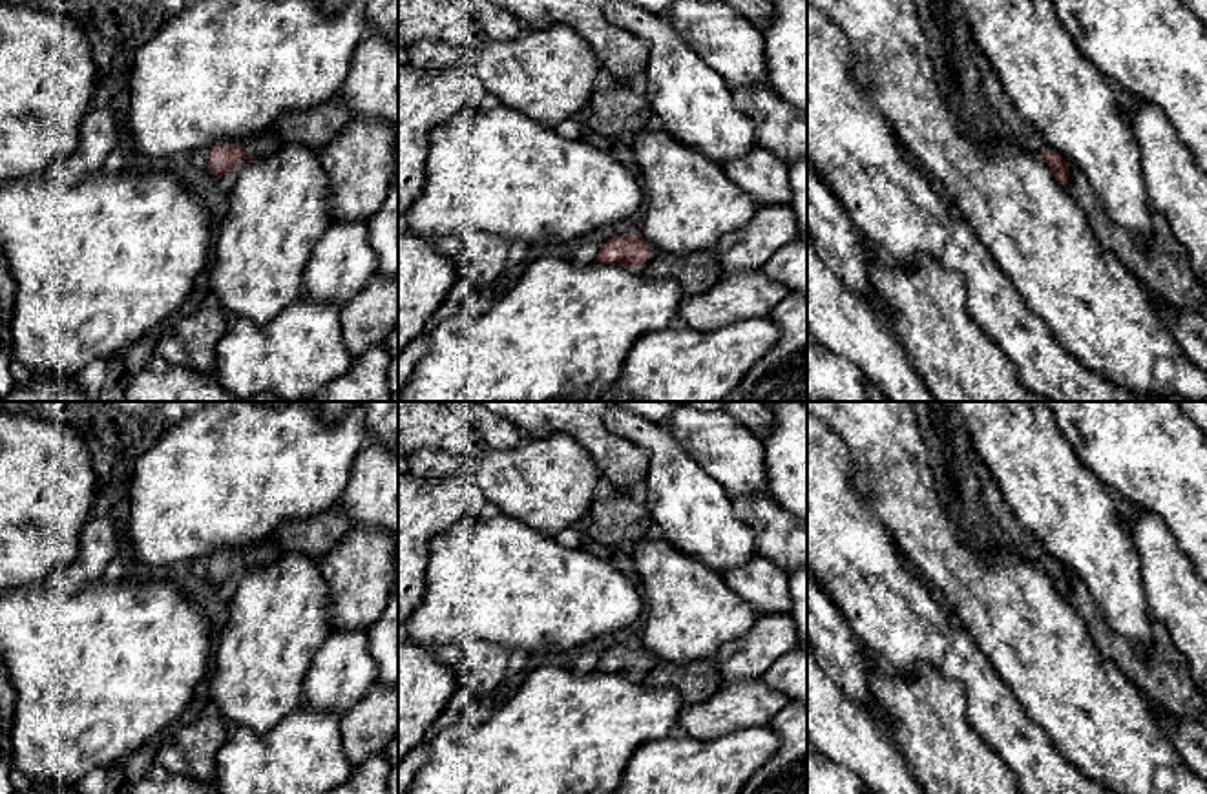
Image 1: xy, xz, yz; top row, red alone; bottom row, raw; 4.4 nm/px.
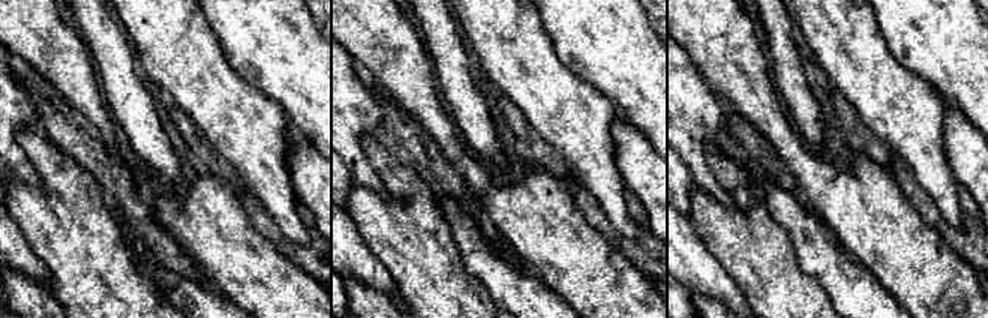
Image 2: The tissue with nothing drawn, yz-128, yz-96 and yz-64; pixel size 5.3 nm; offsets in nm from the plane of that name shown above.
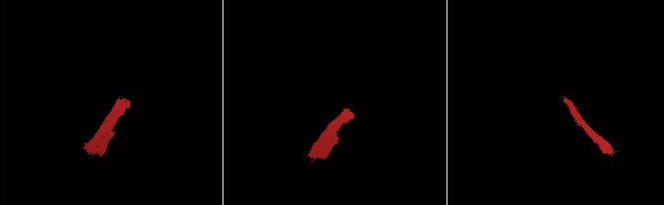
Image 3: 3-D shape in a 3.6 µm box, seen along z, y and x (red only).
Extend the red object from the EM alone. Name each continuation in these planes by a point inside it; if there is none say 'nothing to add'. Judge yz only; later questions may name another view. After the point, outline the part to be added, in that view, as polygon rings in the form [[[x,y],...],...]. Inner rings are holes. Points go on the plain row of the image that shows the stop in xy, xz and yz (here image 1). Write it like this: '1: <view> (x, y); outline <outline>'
1: yz (1014, 532); outline [[[984,478],[981,480],[981,493],[990,515],[997,520],[1002,531],[1002,540],[1006,540],[1015,551],[1023,557],[1041,564],[1046,560],[1055,560],[1037,540],[1034,533],[1030,533],[1013,515],[1013,511],[1002,500],[1001,489],[995,480]],[[1055,560],[1057,562],[1057,560]],[[1057,562],[1059,564],[1059,562]]]

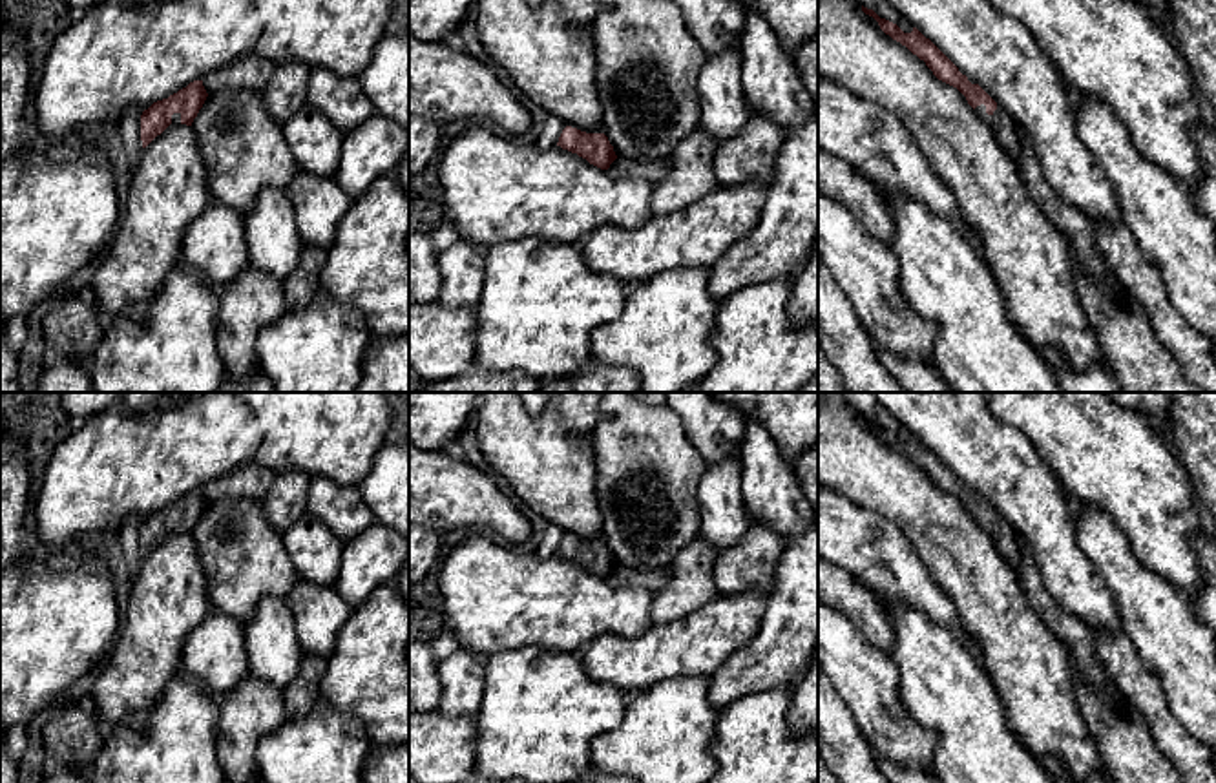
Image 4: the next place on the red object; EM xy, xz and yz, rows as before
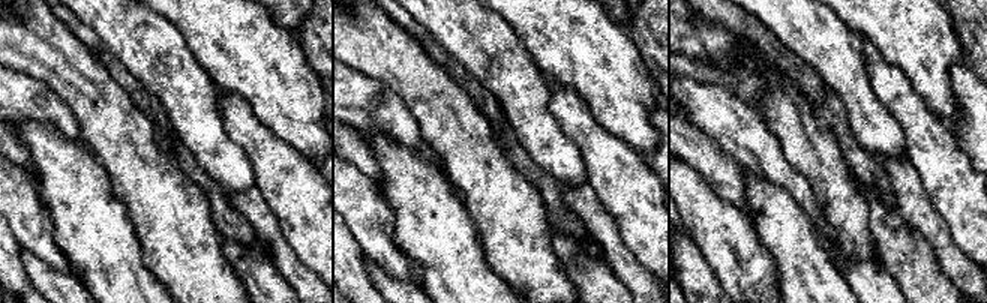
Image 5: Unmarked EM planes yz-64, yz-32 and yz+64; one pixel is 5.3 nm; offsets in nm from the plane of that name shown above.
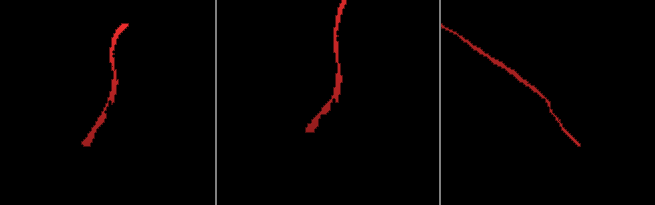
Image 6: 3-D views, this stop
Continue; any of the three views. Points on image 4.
1: yz (1006, 541); outline [[[984,513],[977,515],[975,520],[993,538],[1002,559],[1019,573],[1021,546],[1017,531],[999,513],[991,524],[986,522]]]

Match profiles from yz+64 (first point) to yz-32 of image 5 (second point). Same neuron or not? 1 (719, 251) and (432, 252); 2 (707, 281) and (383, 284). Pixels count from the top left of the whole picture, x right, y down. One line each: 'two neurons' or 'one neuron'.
1: two neurons
2: two neurons

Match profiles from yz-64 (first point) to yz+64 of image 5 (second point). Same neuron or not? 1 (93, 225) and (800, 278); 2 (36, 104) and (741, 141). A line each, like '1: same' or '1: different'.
1: same
2: same

